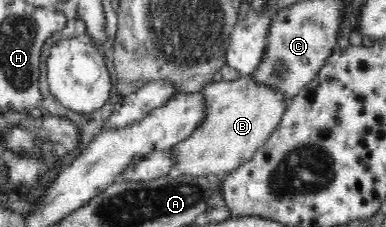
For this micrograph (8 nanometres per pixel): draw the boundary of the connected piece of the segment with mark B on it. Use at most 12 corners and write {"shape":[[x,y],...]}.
{"shape":[[252,74],[207,84],[172,174],[238,169],[291,101]]}

